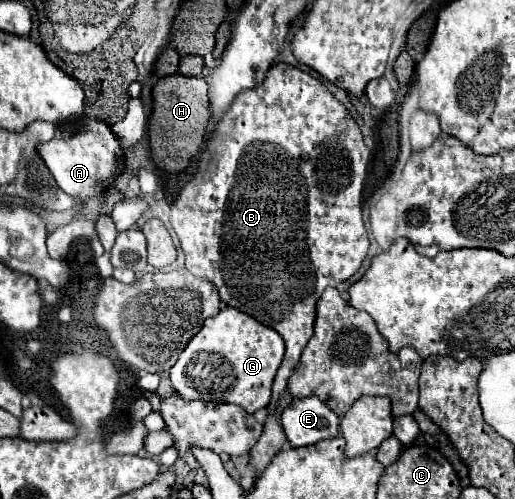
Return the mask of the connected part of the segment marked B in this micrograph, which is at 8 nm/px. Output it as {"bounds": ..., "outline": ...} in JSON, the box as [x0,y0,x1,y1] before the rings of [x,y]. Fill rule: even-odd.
{"bounds":[171,63,371,481],"outline":[[[275,63],[265,81],[259,87],[241,91],[225,115],[215,123],[215,131],[209,135],[205,149],[201,151],[197,173],[183,187],[171,207],[171,225],[181,241],[187,271],[195,277],[209,279],[217,287],[223,303],[249,313],[285,339],[287,351],[275,375],[273,395],[267,407],[269,417],[263,425],[263,435],[253,451],[249,451],[253,481],[259,479],[285,443],[285,433],[277,423],[275,411],[279,395],[287,389],[289,375],[295,371],[299,357],[313,335],[321,293],[325,287],[339,287],[345,283],[359,271],[361,259],[367,257],[369,237],[361,215],[361,191],[369,157],[371,153],[363,143],[357,121],[347,115],[347,109],[335,99],[335,95],[311,73],[289,63]]]}

